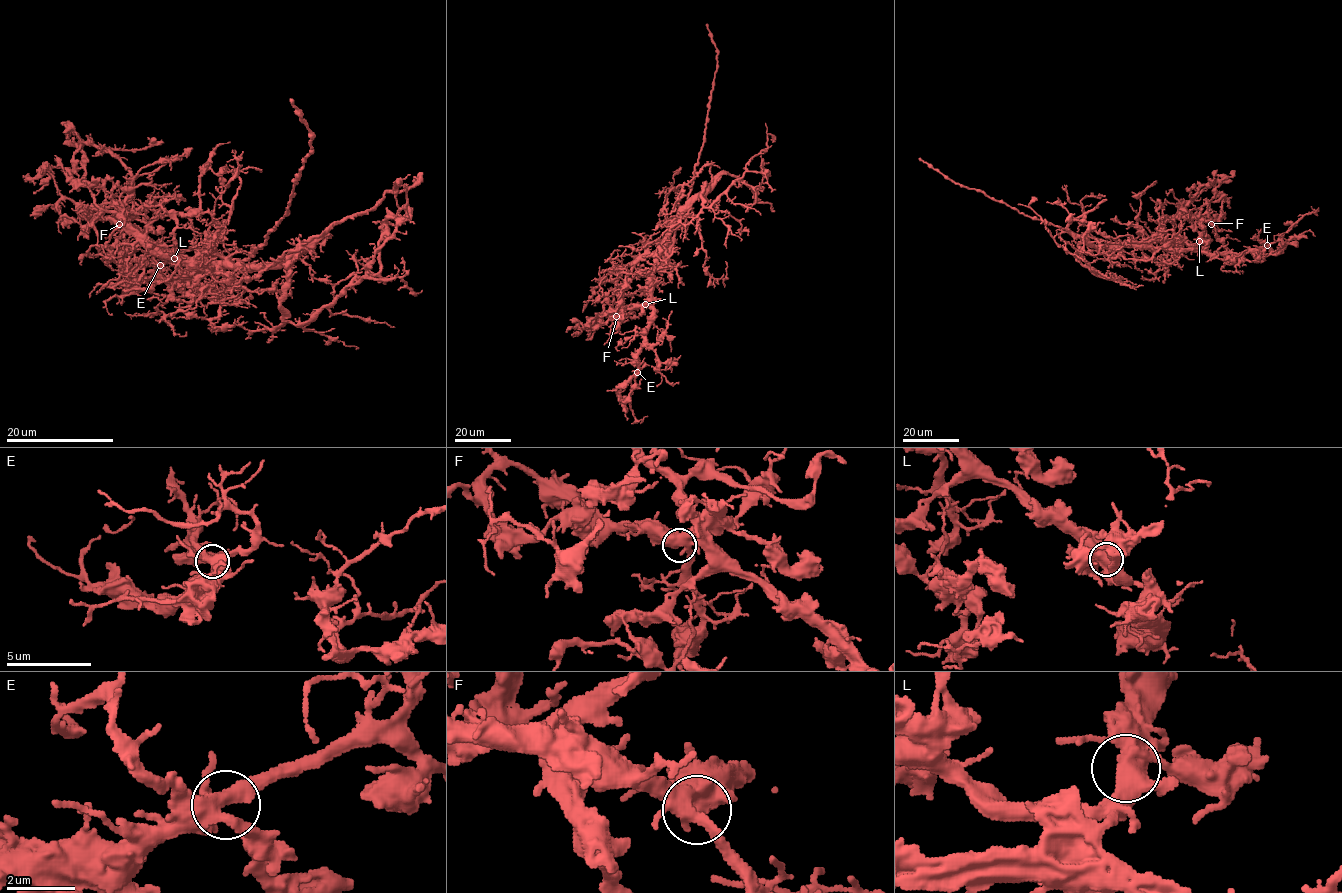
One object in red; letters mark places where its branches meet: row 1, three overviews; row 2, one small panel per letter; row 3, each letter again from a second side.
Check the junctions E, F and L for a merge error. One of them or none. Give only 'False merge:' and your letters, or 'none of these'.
False merge: L

